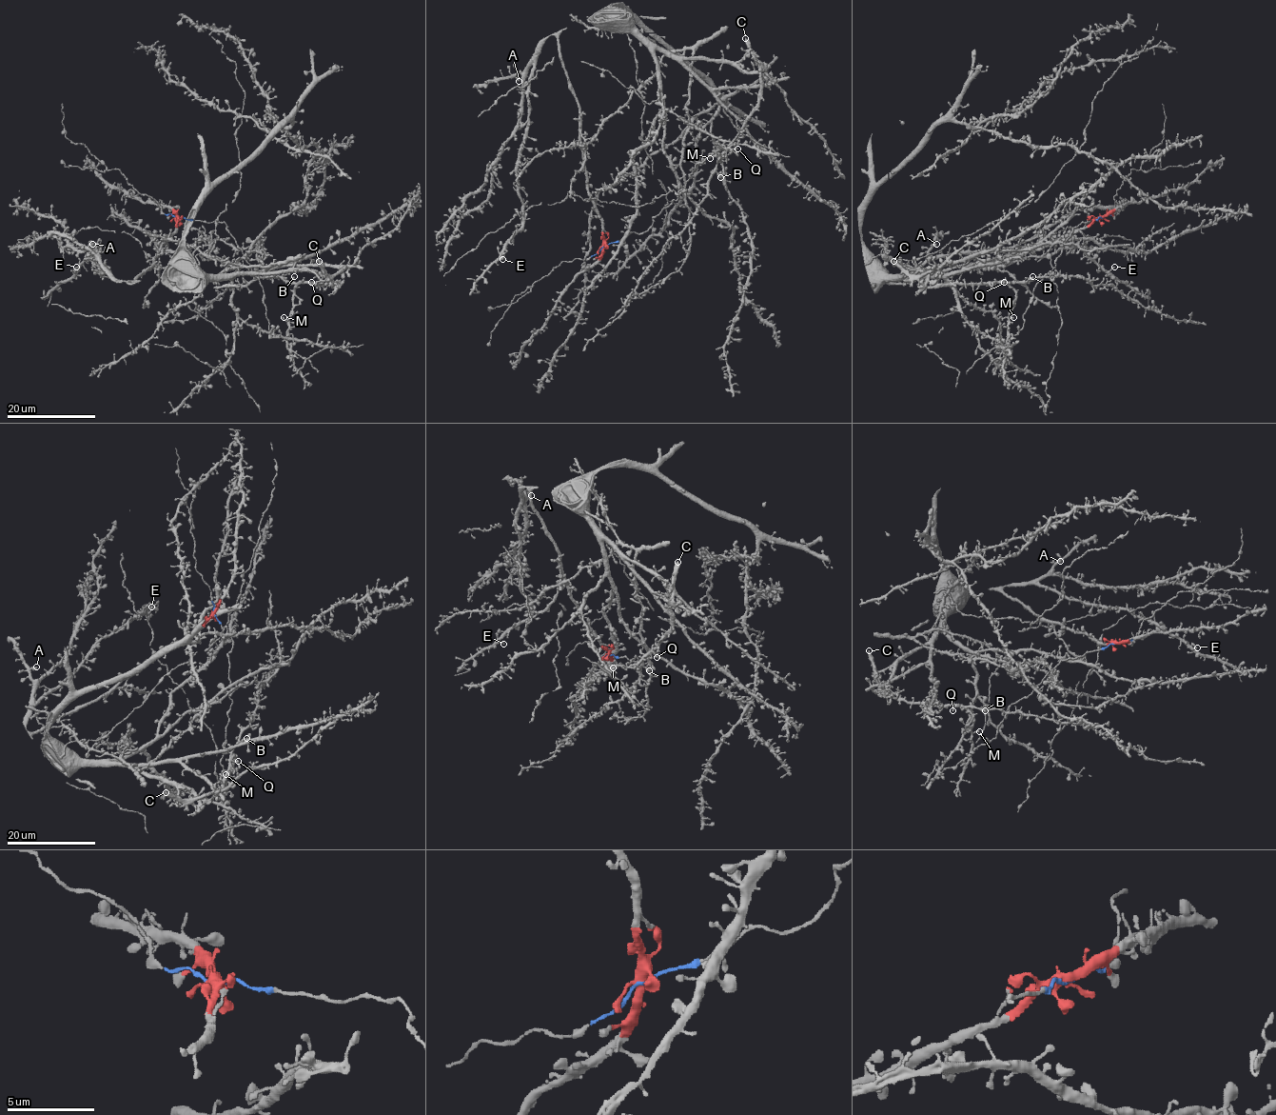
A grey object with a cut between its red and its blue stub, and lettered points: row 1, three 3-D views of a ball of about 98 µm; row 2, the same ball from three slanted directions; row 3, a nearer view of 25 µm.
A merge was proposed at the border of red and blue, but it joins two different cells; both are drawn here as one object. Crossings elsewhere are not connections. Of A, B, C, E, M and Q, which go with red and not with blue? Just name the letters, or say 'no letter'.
A, E

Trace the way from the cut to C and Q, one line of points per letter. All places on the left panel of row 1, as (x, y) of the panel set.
C: (177, 217), (226, 226), (263, 288), (269, 329), (284, 338), (293, 291), (300, 283), (333, 287), (319, 261)
Q: (177, 217), (226, 226), (263, 288), (269, 329), (284, 338), (293, 291), (300, 283), (311, 282)

